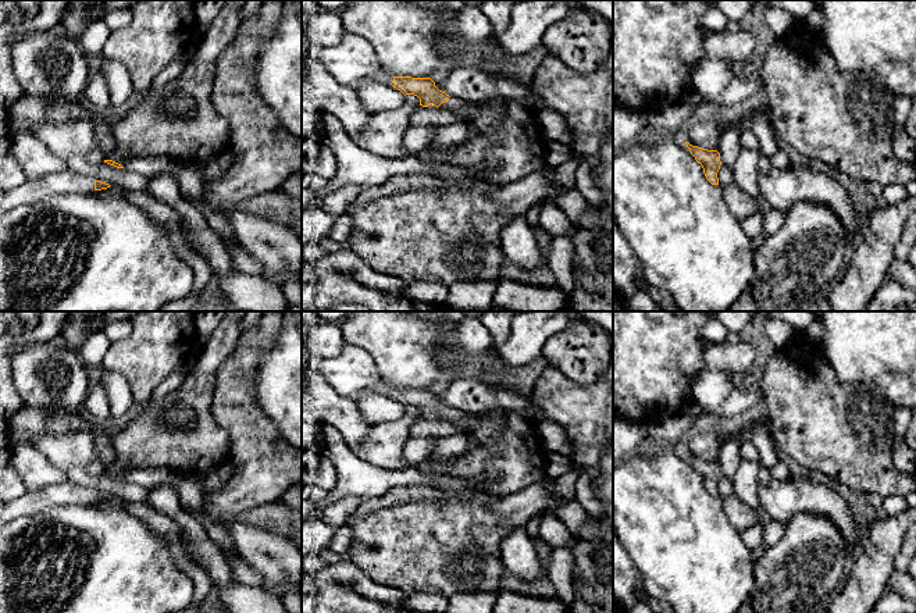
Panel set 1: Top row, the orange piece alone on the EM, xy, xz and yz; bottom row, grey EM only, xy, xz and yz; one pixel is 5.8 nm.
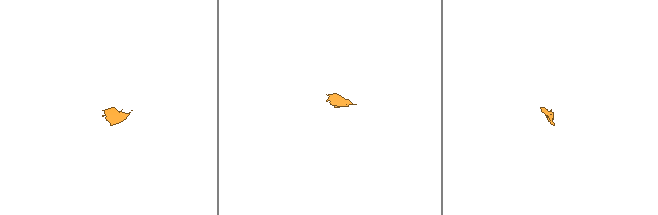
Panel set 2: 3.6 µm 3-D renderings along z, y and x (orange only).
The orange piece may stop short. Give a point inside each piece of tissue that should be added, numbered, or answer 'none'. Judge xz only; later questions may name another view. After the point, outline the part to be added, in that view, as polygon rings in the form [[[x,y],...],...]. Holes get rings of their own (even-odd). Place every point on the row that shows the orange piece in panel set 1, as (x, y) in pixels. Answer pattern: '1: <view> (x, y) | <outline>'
1: xz (382, 77) | [[[379,71],[377,74],[373,74],[373,75],[367,76],[367,78],[363,78],[357,83],[357,86],[363,86],[363,85],[366,85],[368,82],[382,82],[382,83],[389,83],[391,85],[392,81],[393,81],[393,76],[392,75],[389,75],[389,74],[384,72],[384,71]]]
2: xz (505, 139) | [[[452,96],[439,107],[463,115],[467,138],[452,152],[423,150],[421,160],[482,168],[499,185],[537,174],[546,164],[546,138],[535,108],[503,97],[468,103]]]

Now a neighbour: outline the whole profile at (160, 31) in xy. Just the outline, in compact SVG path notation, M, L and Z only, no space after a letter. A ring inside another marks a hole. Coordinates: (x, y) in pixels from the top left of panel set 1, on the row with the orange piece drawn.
M142 0L129 8L132 21L114 29L103 47L103 57L115 60L131 74L133 92L146 93L154 78L199 38L195 0Z

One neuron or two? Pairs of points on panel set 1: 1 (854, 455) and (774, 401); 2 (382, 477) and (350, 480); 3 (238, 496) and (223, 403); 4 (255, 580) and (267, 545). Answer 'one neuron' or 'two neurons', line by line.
1: one neuron
2: one neuron
3: one neuron
4: two neurons

